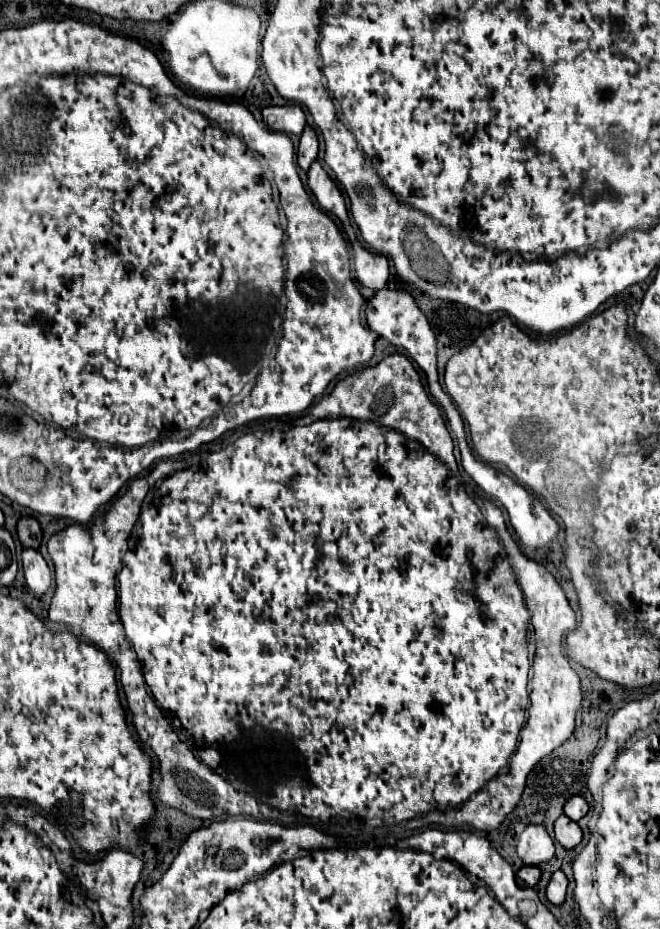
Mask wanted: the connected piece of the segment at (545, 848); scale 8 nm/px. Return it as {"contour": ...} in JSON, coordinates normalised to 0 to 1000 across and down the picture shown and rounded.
{"contour":[[[800,889],[785,904],[785,921],[797,932],[818,932],[839,921],[839,904],[830,900],[824,889]]]}

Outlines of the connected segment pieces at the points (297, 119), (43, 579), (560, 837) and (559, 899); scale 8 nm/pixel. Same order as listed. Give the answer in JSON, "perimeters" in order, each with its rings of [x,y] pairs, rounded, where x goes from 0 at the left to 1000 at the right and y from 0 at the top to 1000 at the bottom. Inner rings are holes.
{"perimeters":[[[[452,112],[406,114],[397,118],[397,127],[409,140],[445,146],[455,146],[464,136],[464,125]]],[[[39,590],[33,594],[33,609],[36,609],[36,620],[39,620],[39,629],[42,633],[58,639],[67,642],[76,633],[79,626],[79,616],[70,607],[70,603],[64,601],[64,596],[58,592]]],[[[848,878],[842,885],[839,885],[839,896],[842,896],[842,904],[858,913],[858,915],[867,915],[879,909],[882,904],[882,893],[873,885],[867,885],[864,881],[858,878]]],[[[852,936],[839,939],[836,945],[833,945],[833,952],[827,956],[827,967],[839,975],[852,975],[855,973],[855,967],[858,967],[858,954],[861,954],[861,947],[858,947],[855,939]]]]}

